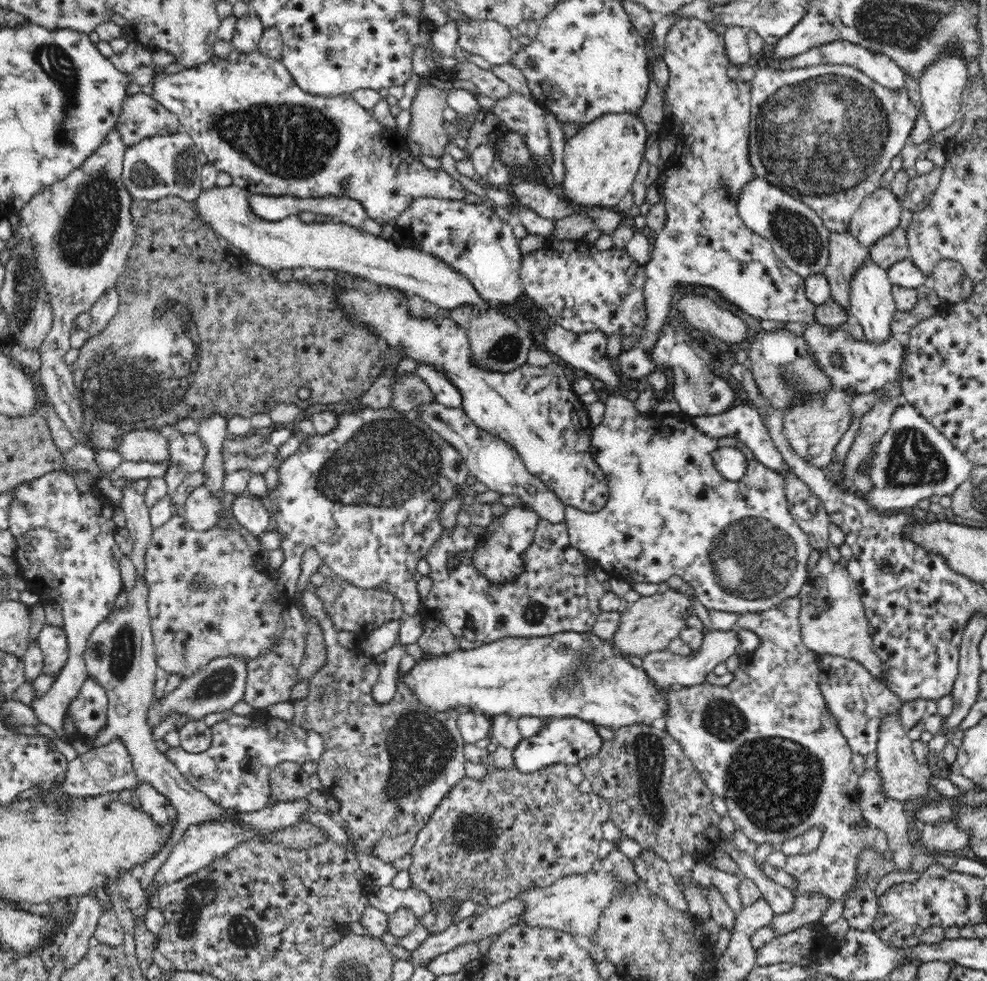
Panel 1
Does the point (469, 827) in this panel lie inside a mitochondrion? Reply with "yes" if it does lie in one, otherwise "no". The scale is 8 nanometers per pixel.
yes

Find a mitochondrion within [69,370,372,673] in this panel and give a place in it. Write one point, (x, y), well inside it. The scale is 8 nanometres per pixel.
(200, 582)

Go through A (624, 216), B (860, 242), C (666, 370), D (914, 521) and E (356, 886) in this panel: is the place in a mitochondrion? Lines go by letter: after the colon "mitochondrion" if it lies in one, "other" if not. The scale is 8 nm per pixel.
A: other
B: other
C: other
D: other
E: other

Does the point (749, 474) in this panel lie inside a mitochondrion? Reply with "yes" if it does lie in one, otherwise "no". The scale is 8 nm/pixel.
no

